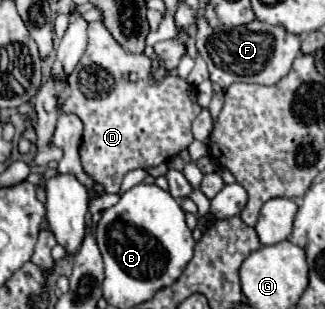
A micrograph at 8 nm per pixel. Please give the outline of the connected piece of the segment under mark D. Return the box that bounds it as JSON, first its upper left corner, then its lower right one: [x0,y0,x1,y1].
[62,22,200,194]

